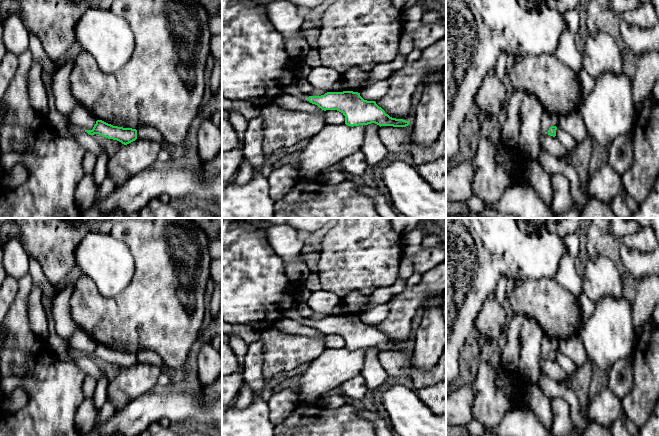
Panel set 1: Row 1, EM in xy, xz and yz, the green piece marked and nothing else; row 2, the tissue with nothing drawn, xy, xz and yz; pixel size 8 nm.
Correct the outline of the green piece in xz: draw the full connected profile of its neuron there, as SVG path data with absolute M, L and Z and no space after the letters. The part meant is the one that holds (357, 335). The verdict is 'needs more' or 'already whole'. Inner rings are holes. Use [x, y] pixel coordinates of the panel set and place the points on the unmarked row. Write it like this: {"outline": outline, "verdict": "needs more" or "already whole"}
{"outline": "M353 315L327 316L321 320L309 320L307 324L322 334L337 334L345 340L348 350L375 347L381 350L406 351L409 345L390 341L375 325L364 324Z", "verdict": "already whole"}

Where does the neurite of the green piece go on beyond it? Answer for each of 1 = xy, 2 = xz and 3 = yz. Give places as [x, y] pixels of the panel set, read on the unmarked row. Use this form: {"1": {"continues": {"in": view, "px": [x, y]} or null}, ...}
{"1": {"continues": null}, "2": {"continues": null}, "3": {"continues": null}}

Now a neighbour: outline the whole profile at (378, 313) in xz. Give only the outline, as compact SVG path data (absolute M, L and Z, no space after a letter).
M387 304L376 305L361 313L360 320L367 325L377 325L385 320L388 314L389 306Z

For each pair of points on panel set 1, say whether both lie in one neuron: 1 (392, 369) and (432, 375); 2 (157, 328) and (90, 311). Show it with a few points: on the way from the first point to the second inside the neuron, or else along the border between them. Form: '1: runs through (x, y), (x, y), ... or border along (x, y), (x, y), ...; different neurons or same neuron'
1: runs through (402, 370), (422, 375); same neuron
2: runs through (140, 321), (107, 321); same neuron

